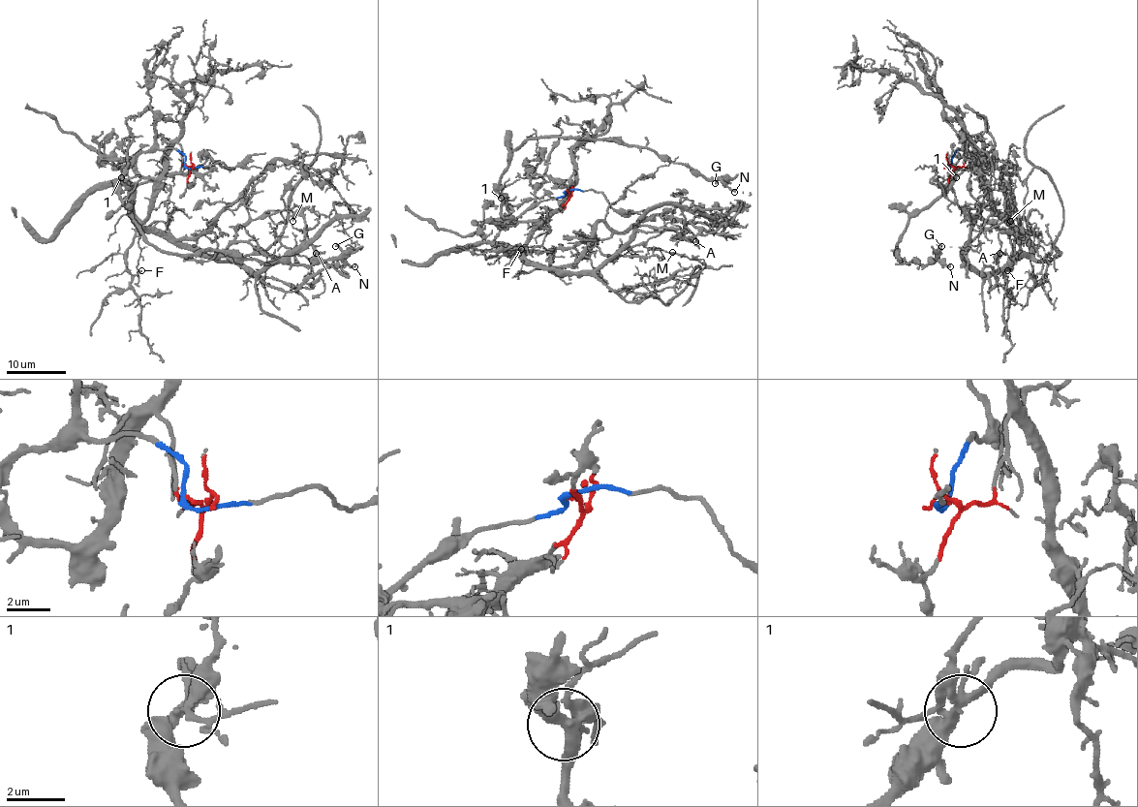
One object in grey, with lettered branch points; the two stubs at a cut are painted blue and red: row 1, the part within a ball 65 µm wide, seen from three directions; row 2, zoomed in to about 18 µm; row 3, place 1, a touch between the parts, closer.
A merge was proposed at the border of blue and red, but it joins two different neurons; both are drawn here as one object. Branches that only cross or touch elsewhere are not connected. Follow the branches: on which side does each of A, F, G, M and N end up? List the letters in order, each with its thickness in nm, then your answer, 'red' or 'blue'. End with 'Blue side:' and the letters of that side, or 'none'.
A: calibre 120 nm; red
F: calibre 140 nm; red
G: calibre 200 nm; blue
M: calibre 140 nm; red
N: calibre 240 nm; blue
Blue side: G, N

